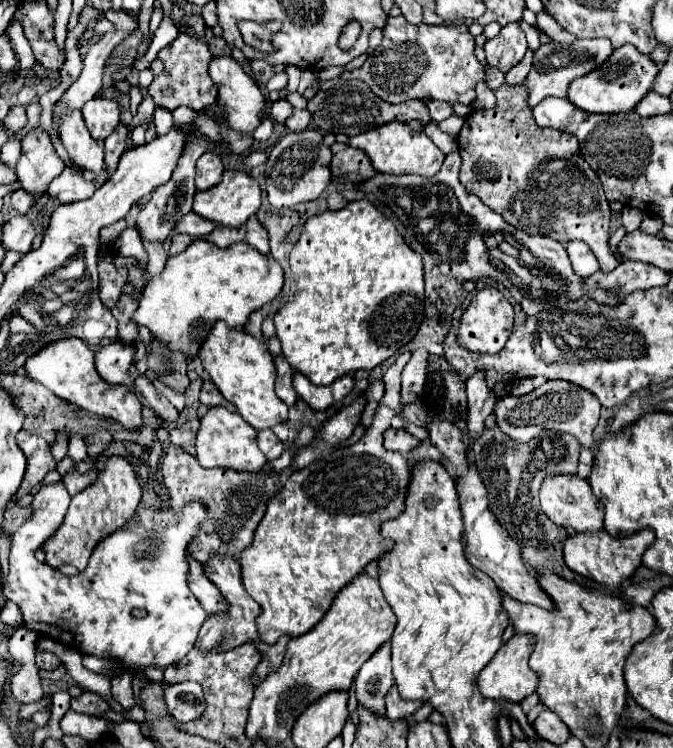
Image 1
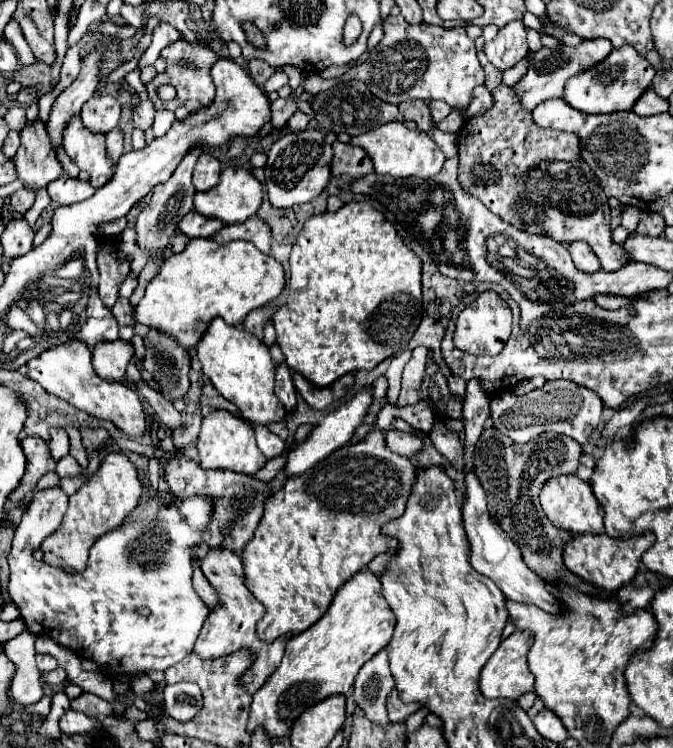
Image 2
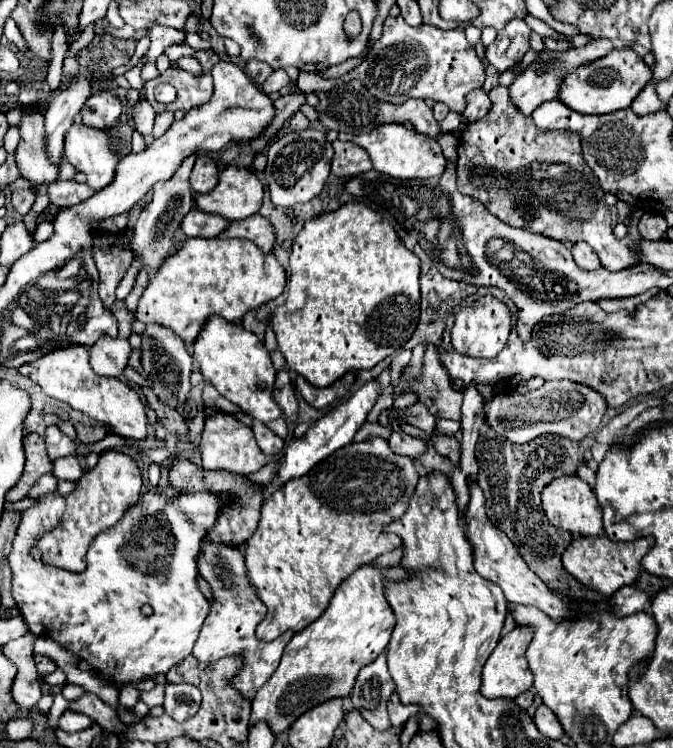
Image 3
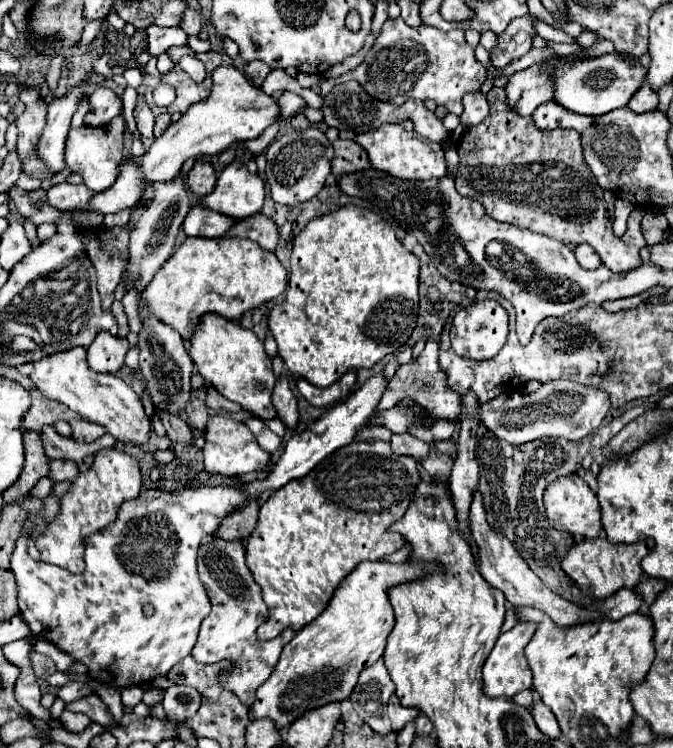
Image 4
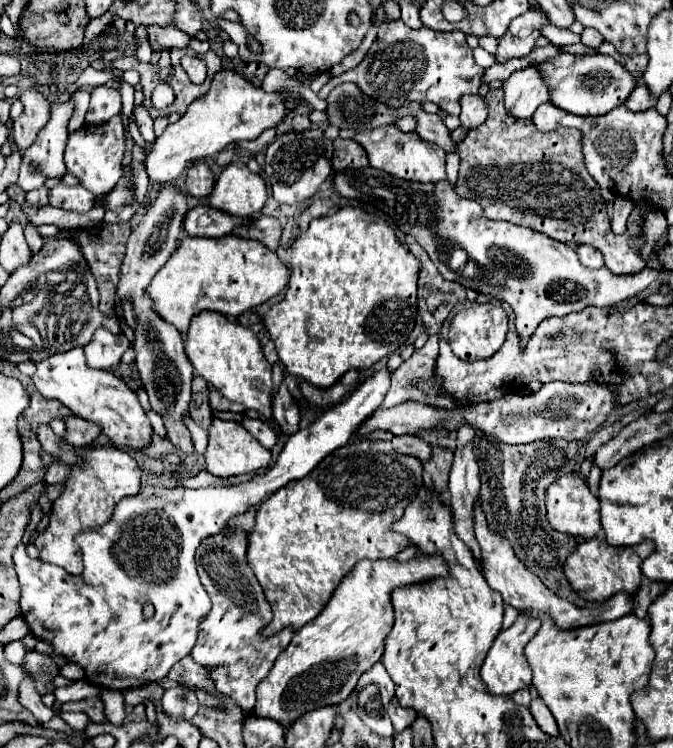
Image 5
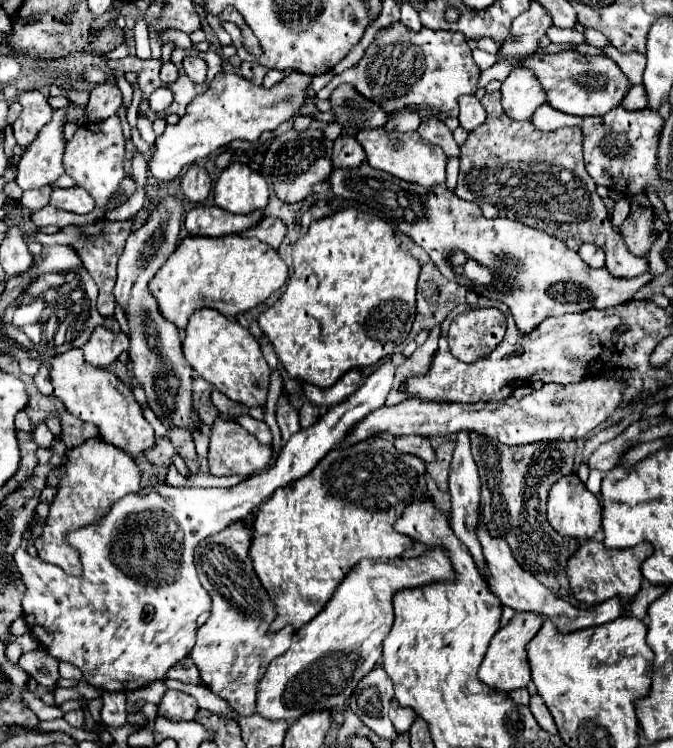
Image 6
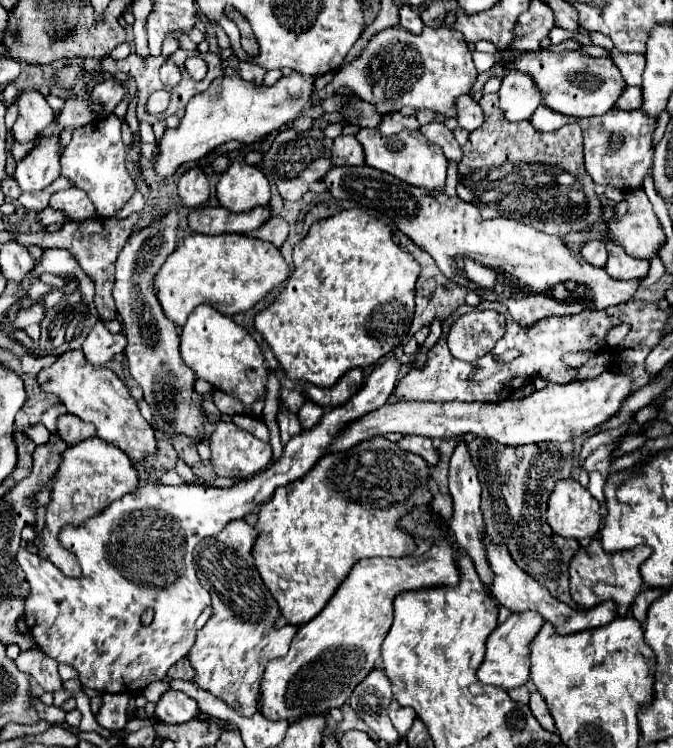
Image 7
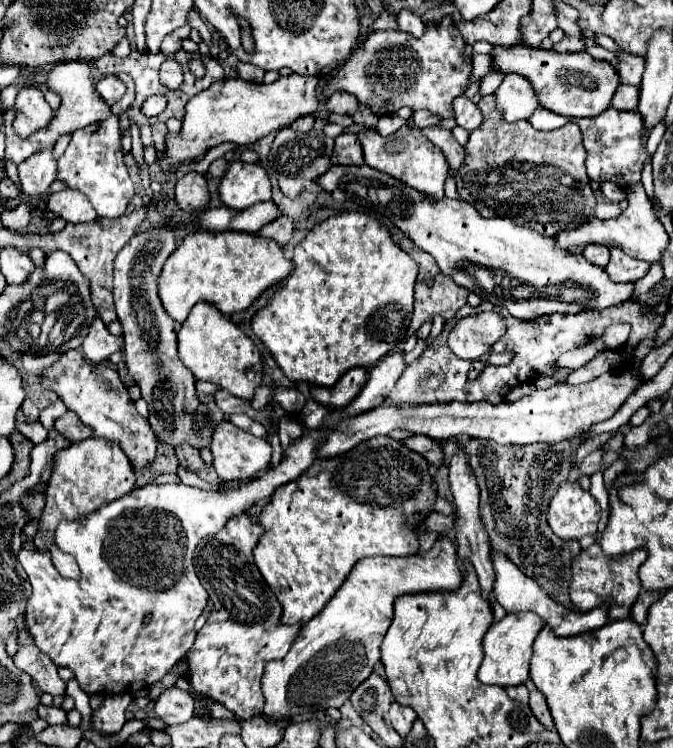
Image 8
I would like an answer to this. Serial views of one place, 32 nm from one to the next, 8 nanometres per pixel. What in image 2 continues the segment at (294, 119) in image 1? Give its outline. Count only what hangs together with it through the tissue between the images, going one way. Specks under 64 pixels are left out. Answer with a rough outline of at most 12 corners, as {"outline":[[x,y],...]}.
{"outline":[[296,112],[288,120],[290,130],[306,130],[310,118]]}

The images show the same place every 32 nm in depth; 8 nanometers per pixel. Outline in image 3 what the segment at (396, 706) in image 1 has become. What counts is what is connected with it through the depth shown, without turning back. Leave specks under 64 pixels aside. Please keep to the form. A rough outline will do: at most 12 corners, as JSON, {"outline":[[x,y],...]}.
{"outline":[[396,694],[388,700],[388,716],[394,728],[404,726],[418,712],[400,704]]}

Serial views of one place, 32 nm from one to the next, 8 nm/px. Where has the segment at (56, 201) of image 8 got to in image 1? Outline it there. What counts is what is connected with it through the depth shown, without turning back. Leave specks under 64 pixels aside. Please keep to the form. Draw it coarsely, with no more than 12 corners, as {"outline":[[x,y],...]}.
{"outline":[[70,168],[52,182],[60,204],[86,200],[96,186]]}

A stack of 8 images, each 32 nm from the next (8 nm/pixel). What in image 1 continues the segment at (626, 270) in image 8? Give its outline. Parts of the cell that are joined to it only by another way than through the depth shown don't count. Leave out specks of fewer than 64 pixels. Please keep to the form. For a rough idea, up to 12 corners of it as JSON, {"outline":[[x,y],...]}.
{"outline":[[520,86],[468,114],[460,182],[508,224],[586,242],[612,210],[578,138],[540,128]]}

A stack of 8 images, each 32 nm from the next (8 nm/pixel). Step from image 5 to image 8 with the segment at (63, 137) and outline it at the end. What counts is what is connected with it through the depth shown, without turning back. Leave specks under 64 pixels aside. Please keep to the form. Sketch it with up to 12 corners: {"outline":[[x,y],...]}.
{"outline":[[52,150],[18,166],[24,194],[46,204],[54,182]]}

